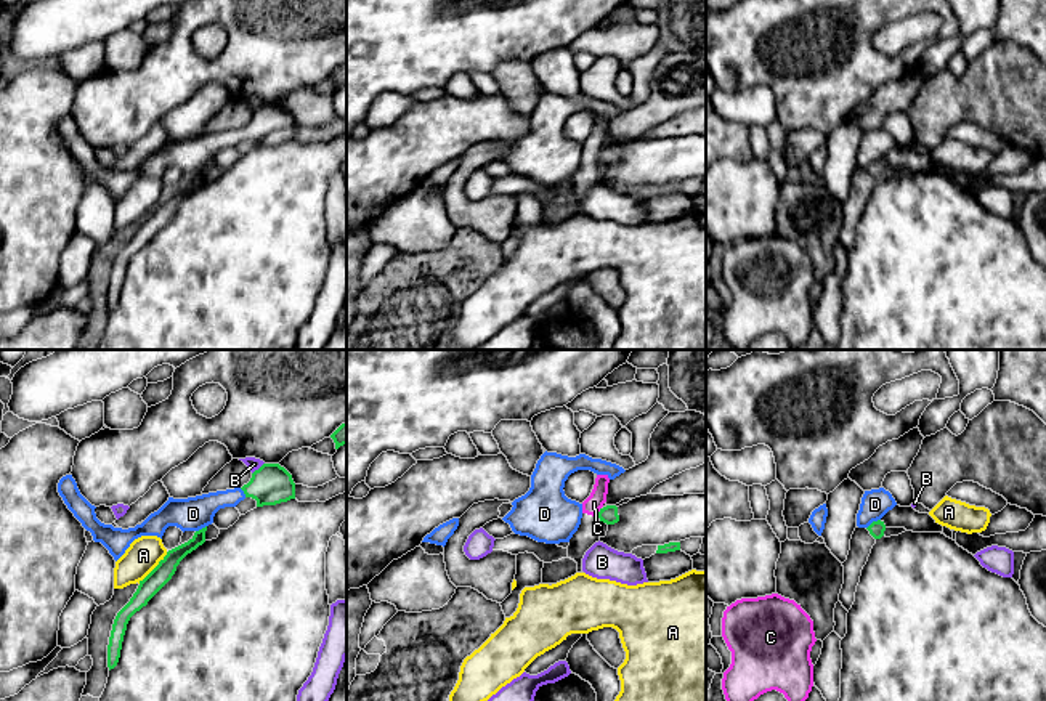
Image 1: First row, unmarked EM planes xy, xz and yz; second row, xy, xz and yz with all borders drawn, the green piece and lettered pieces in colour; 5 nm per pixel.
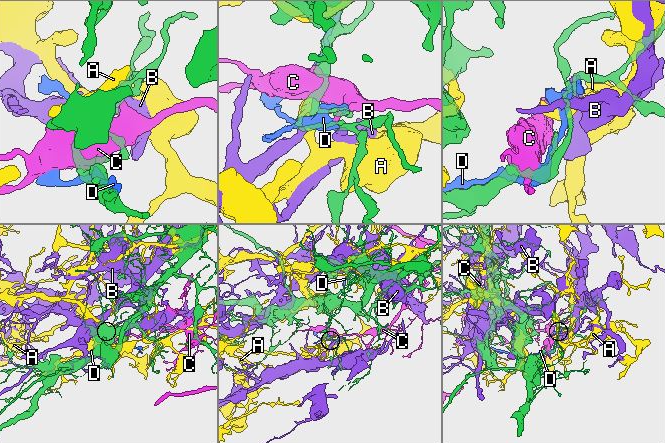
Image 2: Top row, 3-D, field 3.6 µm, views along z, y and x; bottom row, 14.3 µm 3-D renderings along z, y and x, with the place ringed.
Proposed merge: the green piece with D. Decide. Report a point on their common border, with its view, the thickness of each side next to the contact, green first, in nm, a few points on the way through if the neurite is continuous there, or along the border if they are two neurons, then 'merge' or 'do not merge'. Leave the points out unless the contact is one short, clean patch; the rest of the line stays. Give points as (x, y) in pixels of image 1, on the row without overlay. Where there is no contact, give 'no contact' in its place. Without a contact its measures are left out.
contact yz (873, 162); calibres 80 and 140 nm; merge

